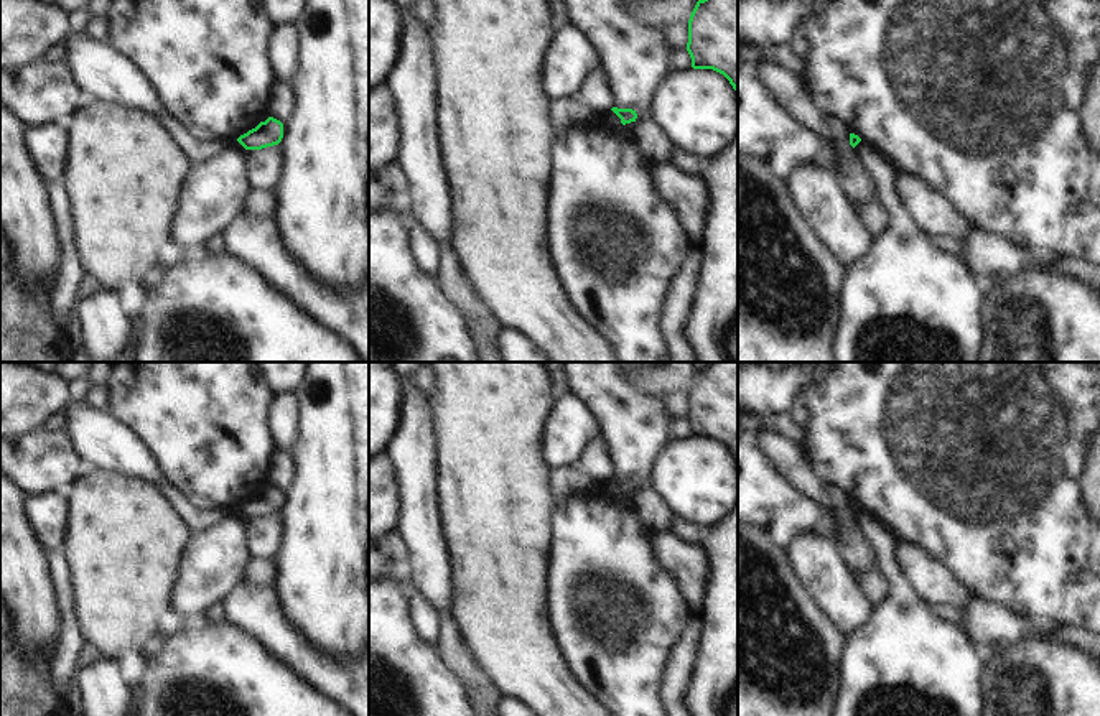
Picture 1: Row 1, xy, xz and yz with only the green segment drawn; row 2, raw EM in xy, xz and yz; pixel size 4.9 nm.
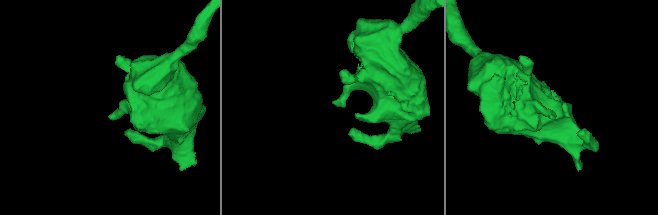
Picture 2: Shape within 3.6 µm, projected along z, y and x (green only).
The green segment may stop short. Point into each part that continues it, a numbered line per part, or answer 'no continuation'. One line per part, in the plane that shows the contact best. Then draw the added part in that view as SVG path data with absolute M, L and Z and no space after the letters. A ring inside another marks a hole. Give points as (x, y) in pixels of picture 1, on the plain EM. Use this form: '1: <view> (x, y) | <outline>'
no continuation

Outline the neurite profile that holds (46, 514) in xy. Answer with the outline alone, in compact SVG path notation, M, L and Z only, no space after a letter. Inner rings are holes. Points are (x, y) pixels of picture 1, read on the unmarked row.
M66 492L28 495L25 500L26 520L43 548L61 550L69 518Z

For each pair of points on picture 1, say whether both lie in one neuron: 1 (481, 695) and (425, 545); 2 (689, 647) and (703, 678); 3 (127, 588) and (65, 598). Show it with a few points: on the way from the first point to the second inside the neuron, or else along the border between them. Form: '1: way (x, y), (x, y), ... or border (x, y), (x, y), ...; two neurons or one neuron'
1: way (458, 657), (452, 650), (442, 603), (432, 583); one neuron
2: border (702, 621), (695, 667), (684, 692); two neurons
3: border (65, 558), (69, 568), (73, 613), (81, 634); two neurons

